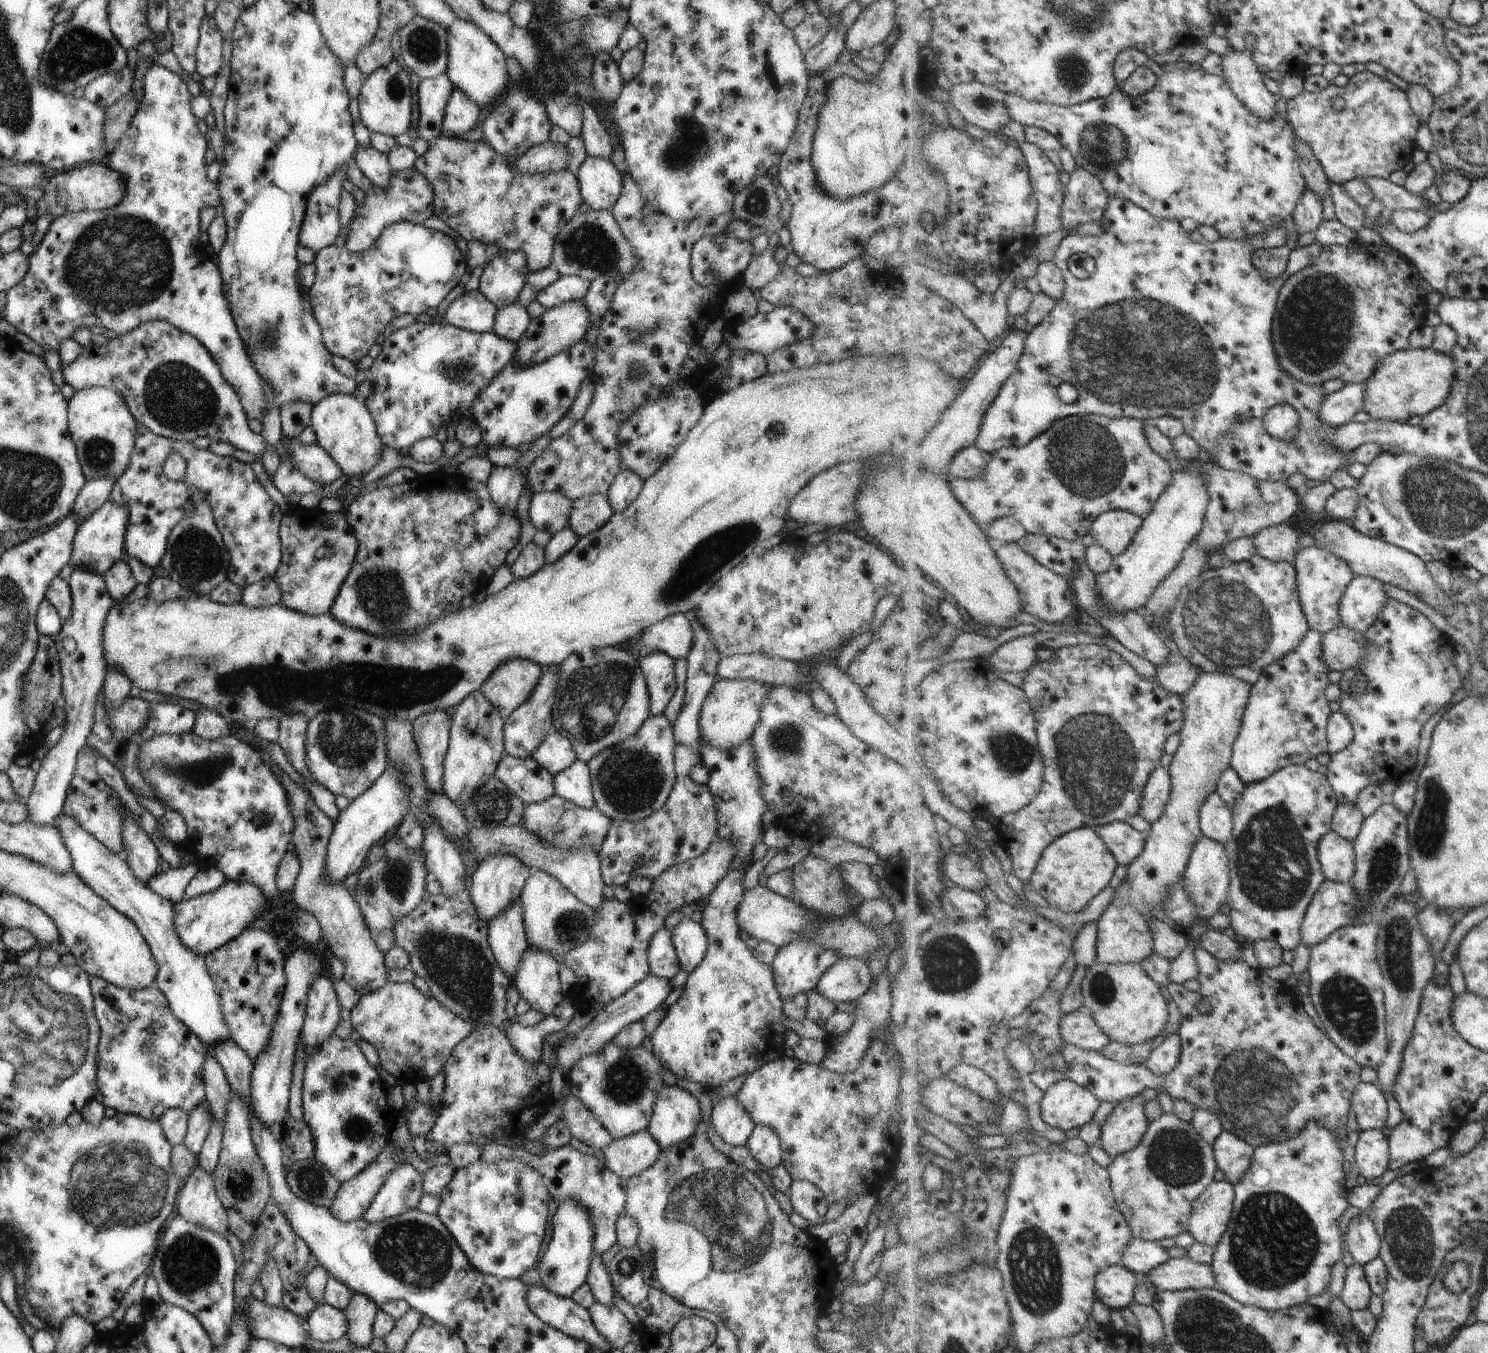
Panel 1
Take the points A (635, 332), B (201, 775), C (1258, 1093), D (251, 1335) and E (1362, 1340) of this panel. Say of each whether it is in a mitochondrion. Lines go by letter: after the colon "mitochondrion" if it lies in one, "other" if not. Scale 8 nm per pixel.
A: mitochondrion
B: mitochondrion
C: mitochondrion
D: other
E: other

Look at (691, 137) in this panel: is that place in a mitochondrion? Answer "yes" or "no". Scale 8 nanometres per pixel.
yes

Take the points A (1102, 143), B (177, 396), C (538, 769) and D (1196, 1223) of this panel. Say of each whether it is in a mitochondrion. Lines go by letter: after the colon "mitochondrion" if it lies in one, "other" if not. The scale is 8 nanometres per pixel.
A: mitochondrion
B: mitochondrion
C: other
D: other

